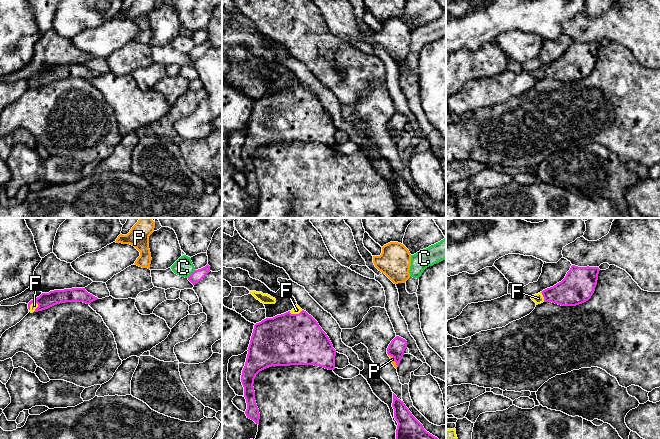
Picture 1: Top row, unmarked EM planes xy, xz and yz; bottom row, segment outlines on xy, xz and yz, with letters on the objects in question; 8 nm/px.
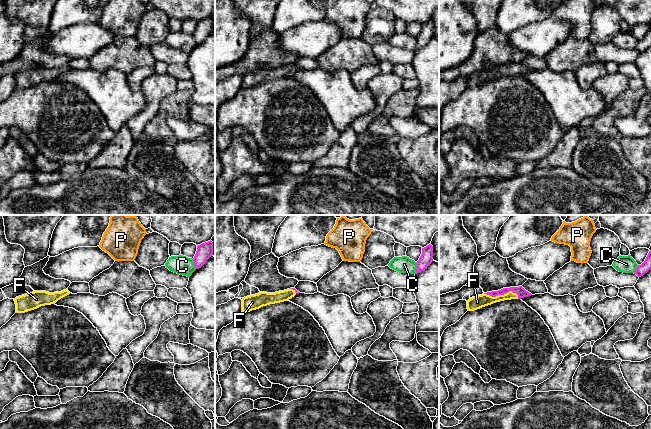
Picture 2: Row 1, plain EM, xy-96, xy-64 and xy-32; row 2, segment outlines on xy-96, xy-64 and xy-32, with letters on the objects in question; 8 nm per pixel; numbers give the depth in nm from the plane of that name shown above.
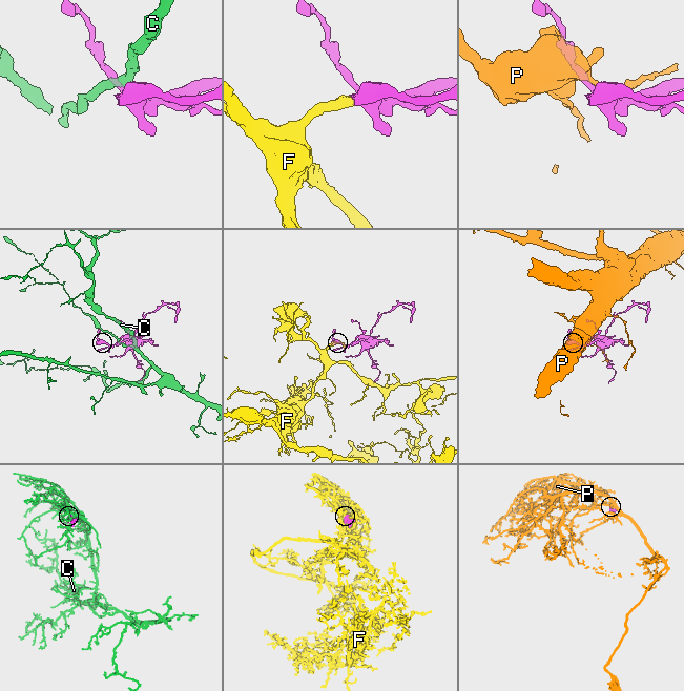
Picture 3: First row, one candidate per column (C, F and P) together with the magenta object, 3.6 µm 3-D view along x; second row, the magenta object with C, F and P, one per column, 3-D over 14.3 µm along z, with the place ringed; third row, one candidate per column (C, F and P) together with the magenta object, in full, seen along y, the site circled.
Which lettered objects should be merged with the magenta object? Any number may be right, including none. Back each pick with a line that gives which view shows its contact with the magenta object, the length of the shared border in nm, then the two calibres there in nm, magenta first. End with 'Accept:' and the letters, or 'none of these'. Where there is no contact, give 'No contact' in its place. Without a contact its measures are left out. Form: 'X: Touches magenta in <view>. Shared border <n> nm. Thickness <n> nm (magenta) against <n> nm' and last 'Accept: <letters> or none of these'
F: Touches magenta in xy. Shared border 90 nm. Thickness 130 nm (magenta) against 60 nm
Accept: F

